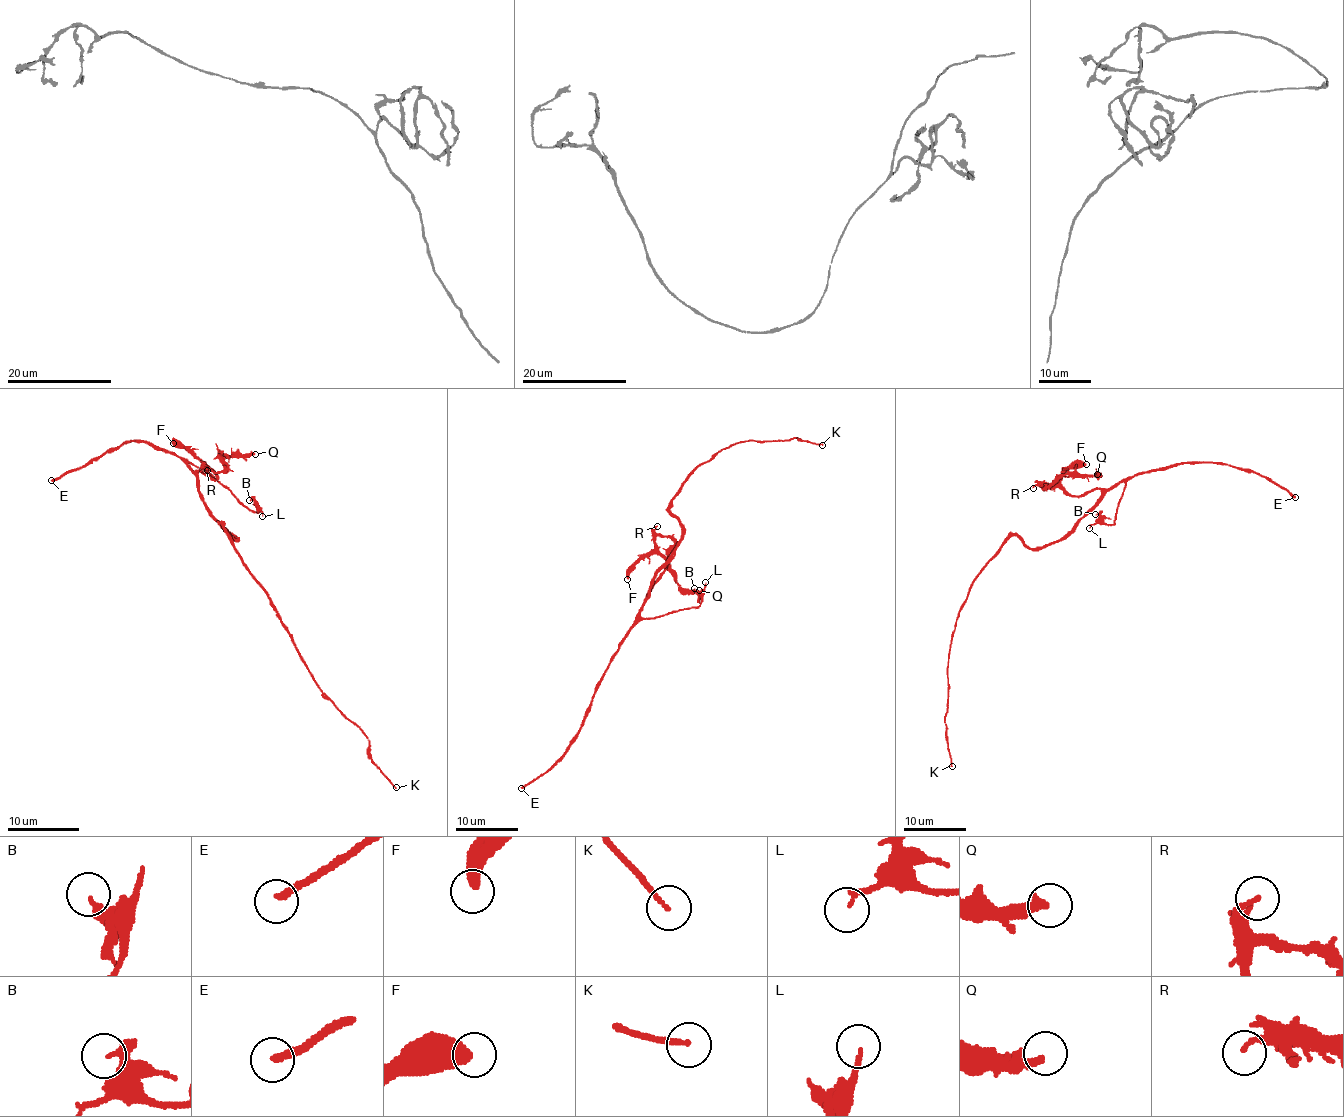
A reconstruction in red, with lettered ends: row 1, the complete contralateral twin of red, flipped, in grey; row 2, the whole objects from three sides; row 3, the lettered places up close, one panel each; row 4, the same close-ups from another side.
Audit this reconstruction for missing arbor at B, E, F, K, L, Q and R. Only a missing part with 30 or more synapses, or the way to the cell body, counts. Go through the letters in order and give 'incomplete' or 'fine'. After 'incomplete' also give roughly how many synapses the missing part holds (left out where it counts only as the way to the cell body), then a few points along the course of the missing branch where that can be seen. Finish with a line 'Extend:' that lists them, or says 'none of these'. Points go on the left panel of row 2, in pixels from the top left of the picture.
B: fine
E: incomplete; about 250 synapses
F: fine
K: fine
L: fine
Q: fine
R: fine
Extend: E

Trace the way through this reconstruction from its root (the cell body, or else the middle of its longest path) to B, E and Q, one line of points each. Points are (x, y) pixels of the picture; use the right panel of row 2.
B: (1044, 545), (1058, 542), (1108, 491), (1123, 481), (1125, 488), (1114, 522), (1105, 523), (1095, 514)
E: (1044, 545), (1058, 542), (1122, 481), (1183, 463), (1223, 463), (1250, 469), (1295, 497)
Q: (1044, 545), (1058, 542), (1102, 492), (1070, 495), (1042, 486), (1064, 475), (1097, 474)

